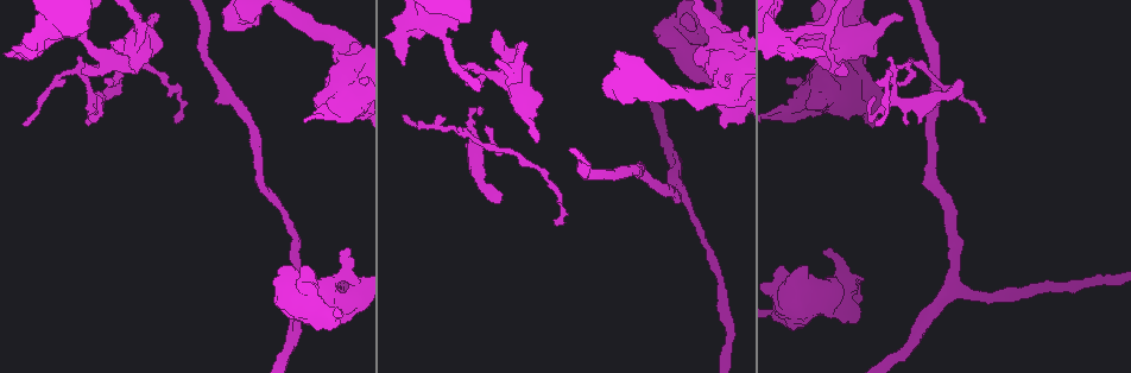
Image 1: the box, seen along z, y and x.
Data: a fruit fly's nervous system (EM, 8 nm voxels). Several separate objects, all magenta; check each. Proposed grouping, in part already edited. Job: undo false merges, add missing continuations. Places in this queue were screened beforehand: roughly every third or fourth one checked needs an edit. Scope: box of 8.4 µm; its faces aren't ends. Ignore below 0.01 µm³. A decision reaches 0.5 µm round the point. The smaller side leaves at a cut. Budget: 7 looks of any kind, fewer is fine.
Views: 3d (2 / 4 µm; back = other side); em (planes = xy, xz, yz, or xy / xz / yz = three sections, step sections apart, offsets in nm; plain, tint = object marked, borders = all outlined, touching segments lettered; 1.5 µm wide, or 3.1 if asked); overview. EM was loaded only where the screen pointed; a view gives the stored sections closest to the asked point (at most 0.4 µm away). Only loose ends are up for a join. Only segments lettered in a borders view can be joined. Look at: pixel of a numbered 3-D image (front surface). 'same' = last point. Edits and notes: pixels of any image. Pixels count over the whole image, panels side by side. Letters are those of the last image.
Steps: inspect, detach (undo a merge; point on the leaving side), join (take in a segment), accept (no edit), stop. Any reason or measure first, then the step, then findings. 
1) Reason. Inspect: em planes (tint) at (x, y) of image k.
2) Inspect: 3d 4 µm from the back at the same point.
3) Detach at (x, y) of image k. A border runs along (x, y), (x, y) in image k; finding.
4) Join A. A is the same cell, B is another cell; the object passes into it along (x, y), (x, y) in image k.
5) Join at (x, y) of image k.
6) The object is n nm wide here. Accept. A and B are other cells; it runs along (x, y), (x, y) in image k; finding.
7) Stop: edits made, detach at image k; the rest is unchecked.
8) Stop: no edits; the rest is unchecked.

An open end. Inspect: 3d 2 µm at (862, 279) of image 1.

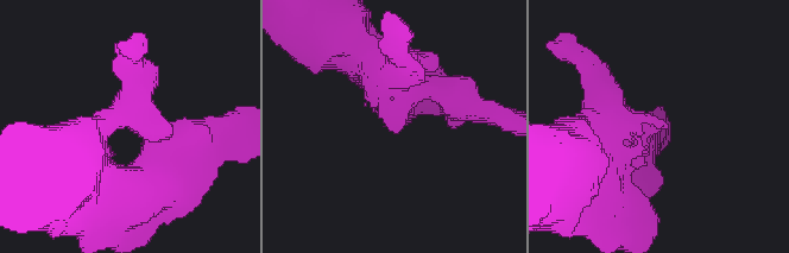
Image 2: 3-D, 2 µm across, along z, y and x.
Now the EM. Inspect: em xz step 4 (borders) at (661, 126) of image 2.

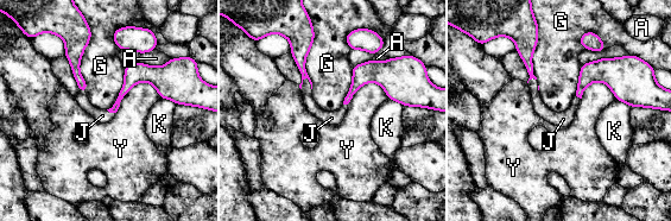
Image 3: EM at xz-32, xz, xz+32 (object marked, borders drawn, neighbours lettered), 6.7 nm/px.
Join J. J is the same cell, A, G, K and Y are other cells; the object passes into it along (301, 46), (310, 82), (306, 92) in image 3; the neuron continues.

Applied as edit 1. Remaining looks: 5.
Free end. Inspect: em planes (borders) at (496, 29) of image 1.

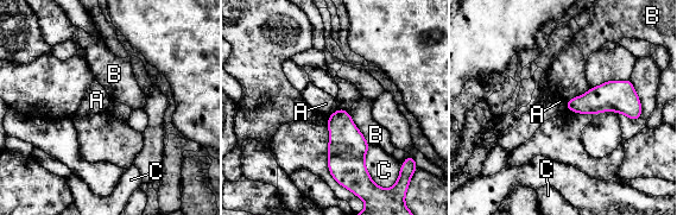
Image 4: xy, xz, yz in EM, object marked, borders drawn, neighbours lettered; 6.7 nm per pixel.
The object is 130 nm wide here. Accept. A, B and C are other cells; a border runs along (339, 108), (328, 117) in image 4; none of them fits.

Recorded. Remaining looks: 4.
Branch stops here. Inspect: 3d 2 µm at (500, 200) of image 1.

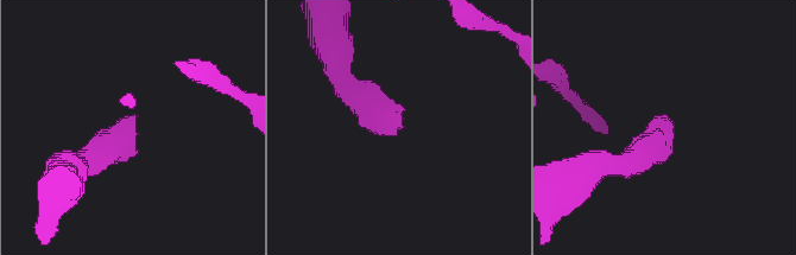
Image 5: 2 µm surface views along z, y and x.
Inspect: em xy step 8 (tint) at (133, 118) of image 5.

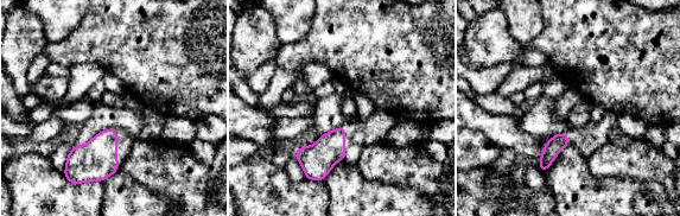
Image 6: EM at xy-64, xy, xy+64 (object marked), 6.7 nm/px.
Inspect: em xy step 8 (borders) at the same point.

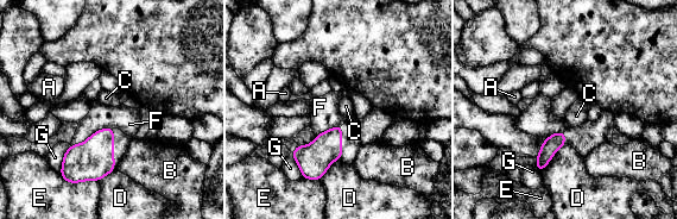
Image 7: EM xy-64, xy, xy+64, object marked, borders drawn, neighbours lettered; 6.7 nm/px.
Accept. A, B, C, D, E, F and G are other cells; a border runs along (112, 127), (99, 129), (70, 145) in image 7; no lettered segment goes on from it.

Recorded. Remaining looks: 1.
Stop: edits made, join at image 3; the rest is unchecked.

